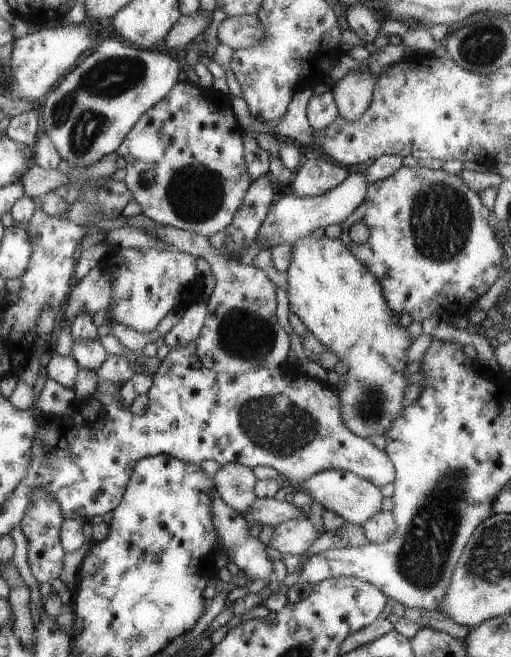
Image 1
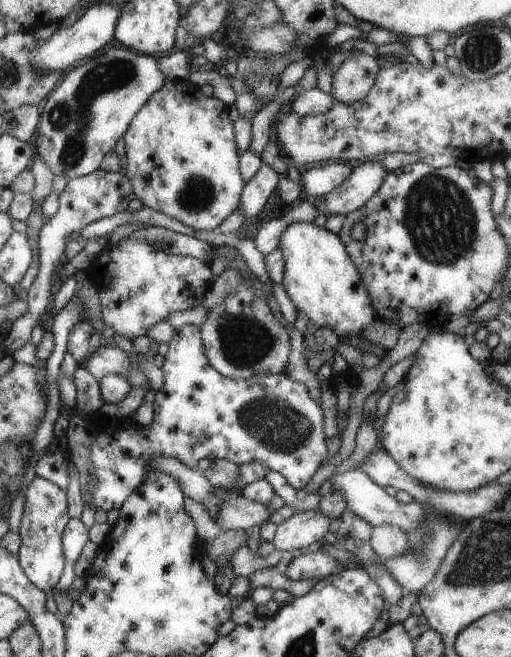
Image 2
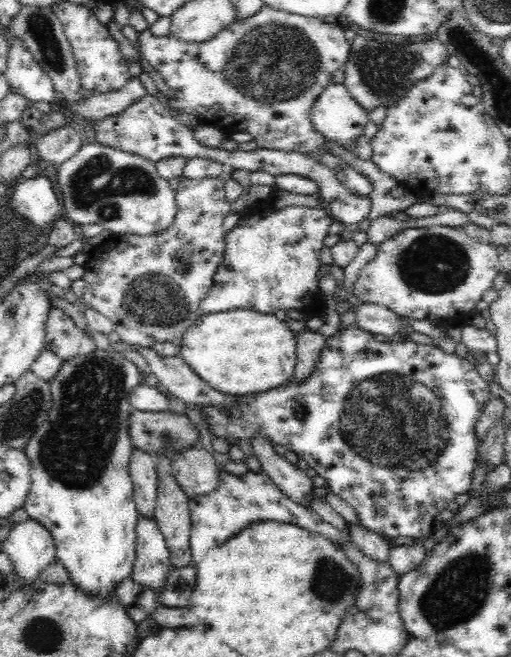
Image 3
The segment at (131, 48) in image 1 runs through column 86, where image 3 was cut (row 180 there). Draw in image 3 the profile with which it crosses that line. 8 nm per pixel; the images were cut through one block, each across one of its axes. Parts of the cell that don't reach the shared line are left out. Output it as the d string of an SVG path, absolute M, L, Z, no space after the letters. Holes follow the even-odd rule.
M86 144L66 162L56 167L56 178L62 193L61 214L76 227L84 225L101 225L113 235L134 234L148 236L164 231L172 225L176 216L174 189L167 180L156 172L153 162L138 156L136 153L125 153L100 144Z

